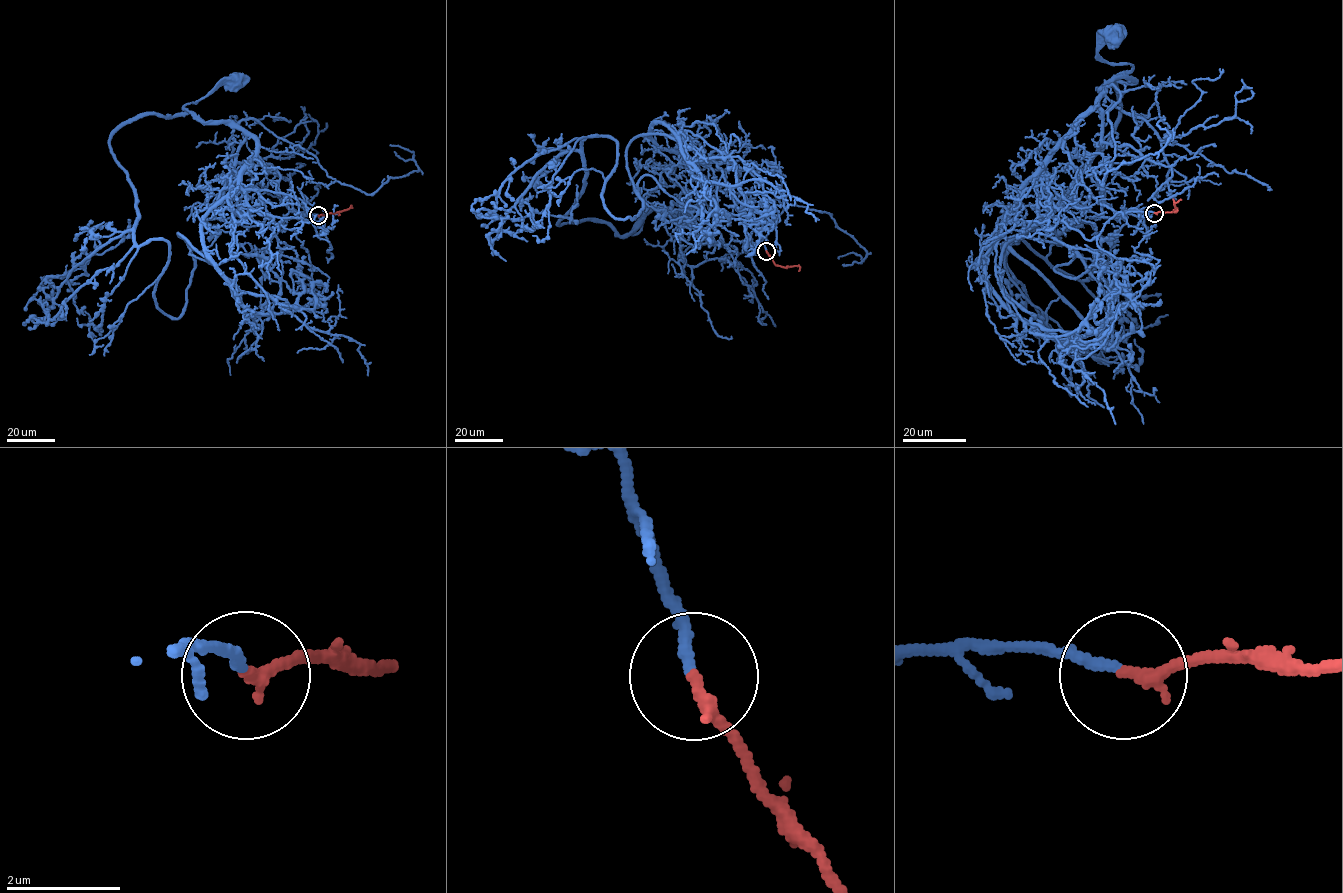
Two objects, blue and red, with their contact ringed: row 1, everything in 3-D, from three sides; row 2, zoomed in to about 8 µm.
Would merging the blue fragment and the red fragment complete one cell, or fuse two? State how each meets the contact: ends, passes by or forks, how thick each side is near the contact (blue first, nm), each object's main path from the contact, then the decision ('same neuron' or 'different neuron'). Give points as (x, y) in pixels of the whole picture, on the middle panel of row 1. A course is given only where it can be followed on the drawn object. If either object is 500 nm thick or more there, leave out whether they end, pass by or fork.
blue ends there; red ends there; 180 nm thick on the blue side, 220 nm on the other; blue runs (766, 250), (760, 228), (714, 182), (698, 204), (651, 210), (631, 232), (655, 208), (681, 219); red runs (766, 250), (776, 265), (797, 265), (799, 271); same neuron

